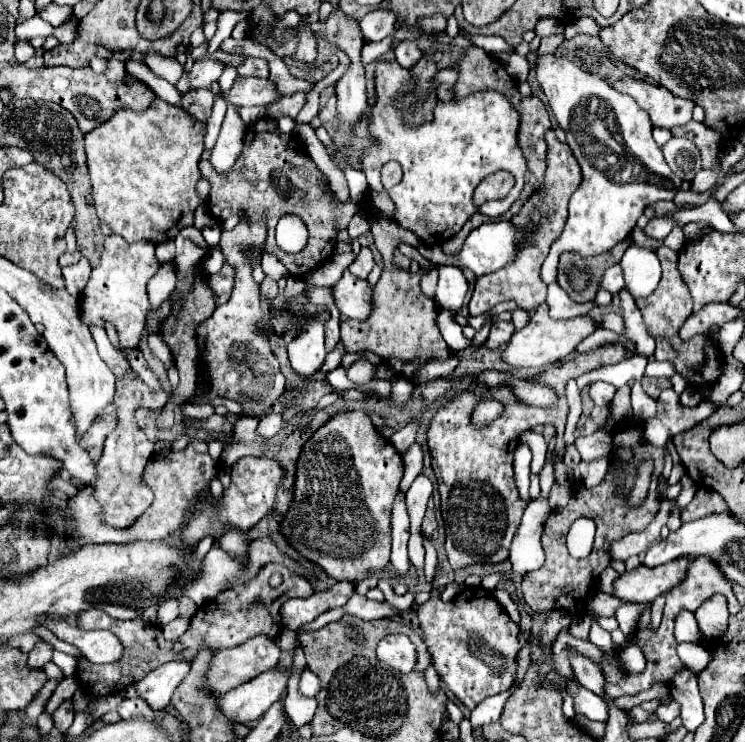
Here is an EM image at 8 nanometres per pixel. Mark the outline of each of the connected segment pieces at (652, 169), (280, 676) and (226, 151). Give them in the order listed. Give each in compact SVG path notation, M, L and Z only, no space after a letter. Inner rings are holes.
M536 54L536 80L540 82L550 108L560 124L560 128L566 134L566 142L570 150L574 152L580 168L582 168L582 184L580 188L572 194L570 198L570 216L564 226L562 236L552 244L542 268L540 268L540 278L544 284L552 284L556 280L556 258L564 250L580 252L580 256L594 256L594 254L604 254L612 246L616 246L620 240L624 240L638 218L644 214L644 208L652 202L658 202L660 198L674 198L676 192L680 190L682 180L664 164L662 152L658 144L652 138L652 124L648 120L648 114L638 108L638 104L620 92L616 92L608 82L604 82L598 76L592 76L578 66L574 66L566 58L556 58L554 54ZM634 168L648 168L648 182L640 182L632 172Z
M290 668L284 672L268 670L254 680L248 680L246 684L240 684L218 698L218 710L230 720L230 722L254 722L280 698L280 694L286 690L290 678Z
M228 106L226 118L224 118L224 122L222 122L220 136L218 136L216 146L212 148L212 156L210 156L212 166L214 166L220 174L230 172L236 156L240 154L242 140L244 140L244 132L246 132L246 126L244 126L244 122L240 120L236 108L234 108L234 106Z

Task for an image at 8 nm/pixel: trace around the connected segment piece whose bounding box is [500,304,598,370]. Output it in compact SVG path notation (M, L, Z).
M540 304L536 308L536 312L532 314L530 322L516 330L506 346L506 350L502 352L502 362L506 362L512 370L520 370L520 368L540 368L540 366L552 366L558 364L562 358L570 356L574 352L574 348L586 338L590 336L594 330L598 328L598 324L594 320L590 320L588 316L576 316L570 320L554 320L548 316L548 306Z

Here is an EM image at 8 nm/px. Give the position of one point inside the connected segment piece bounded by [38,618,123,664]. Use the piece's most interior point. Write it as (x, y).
(100, 646)

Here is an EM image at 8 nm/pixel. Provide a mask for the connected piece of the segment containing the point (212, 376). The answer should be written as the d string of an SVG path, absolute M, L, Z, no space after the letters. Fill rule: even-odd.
M240 220L240 224L230 230L222 232L220 250L224 258L236 268L236 284L232 298L214 310L214 314L204 320L196 330L196 344L198 344L198 372L208 382L208 394L204 394L204 400L212 400L216 396L230 398L234 402L240 402L246 416L260 418L272 410L276 400L286 390L286 380L280 372L278 360L270 350L268 336L260 332L260 326L266 322L268 312L260 306L260 292L258 284L252 278L252 268L248 260L244 258L244 250L250 246L258 246L262 250L266 238L266 226L264 220L252 222L252 220Z

